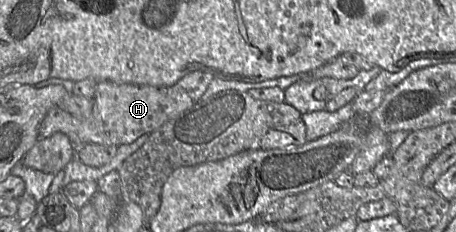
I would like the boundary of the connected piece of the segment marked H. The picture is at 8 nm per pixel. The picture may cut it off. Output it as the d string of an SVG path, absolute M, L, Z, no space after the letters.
M197 70L197 71L193 71L193 72L190 72L190 73L186 74L184 77L182 77L174 85L165 86L165 87L147 86L147 85L131 85L131 84L124 84L124 83L115 83L115 82L111 82L111 81L98 82L97 87L96 87L96 91L95 91L95 94L94 94L95 105L94 105L94 108L93 108L93 113L92 113L91 118L89 118L89 119L78 119L78 118L73 117L68 112L60 109L59 107L53 107L47 112L45 118L43 119L43 121L40 125L39 138L47 138L47 137L52 136L55 133L58 133L58 132L64 133L70 139L71 144L74 148L74 158L75 158L75 151L78 148L84 146L85 144L115 145L115 146L118 146L118 147L121 146L121 145L130 144L133 141L135 141L136 139L138 139L140 136L142 136L144 134L151 134L153 131L157 130L163 124L165 124L167 121L175 118L180 113L182 113L186 110L189 110L199 100L201 100L202 95L205 93L207 87L209 86L209 84L213 80L213 78L214 78L214 75L212 75L212 73L209 73L207 71Z

